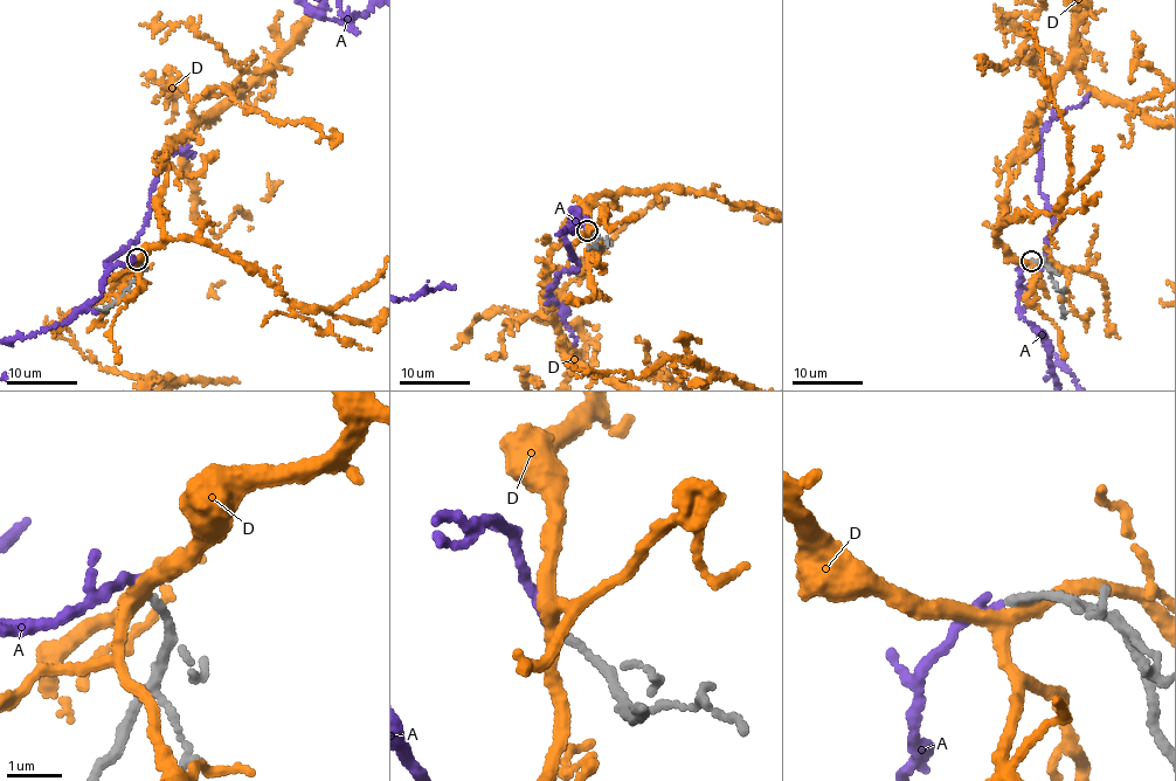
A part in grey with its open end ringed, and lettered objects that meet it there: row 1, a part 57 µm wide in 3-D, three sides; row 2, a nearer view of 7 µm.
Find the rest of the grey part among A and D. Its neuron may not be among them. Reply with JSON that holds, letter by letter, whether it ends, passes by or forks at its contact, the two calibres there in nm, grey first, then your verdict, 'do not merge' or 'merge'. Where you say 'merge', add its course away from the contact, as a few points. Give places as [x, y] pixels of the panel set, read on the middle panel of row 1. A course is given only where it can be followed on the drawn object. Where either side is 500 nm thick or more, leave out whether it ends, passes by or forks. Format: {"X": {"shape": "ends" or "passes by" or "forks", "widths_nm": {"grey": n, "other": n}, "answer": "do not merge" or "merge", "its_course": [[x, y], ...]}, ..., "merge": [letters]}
{"A": {"shape": "ends", "widths_nm": {"grey": 150, "other": 160}, "answer": "merge"}, "D": {"shape": "forks", "widths_nm": {"grey": 150, "other": 240}, "answer": "do not merge"}, "merge": ["A"]}

